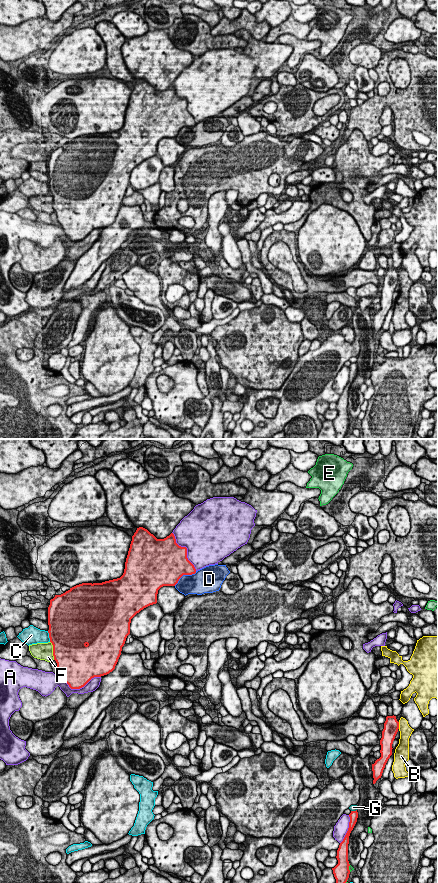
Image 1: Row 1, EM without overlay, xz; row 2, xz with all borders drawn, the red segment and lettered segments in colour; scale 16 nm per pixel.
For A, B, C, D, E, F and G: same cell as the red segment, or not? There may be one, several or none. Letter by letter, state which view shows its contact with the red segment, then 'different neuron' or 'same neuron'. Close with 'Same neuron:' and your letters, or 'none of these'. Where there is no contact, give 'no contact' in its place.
A: contact in xz; different neuron
B: contact in xz; different neuron
C: contact in xz; different neuron
D: contact in xz; different neuron
E: contact in xz; different neuron
F: contact in xz; different neuron
G: contact in xz; different neuron
Same neuron: none of these

